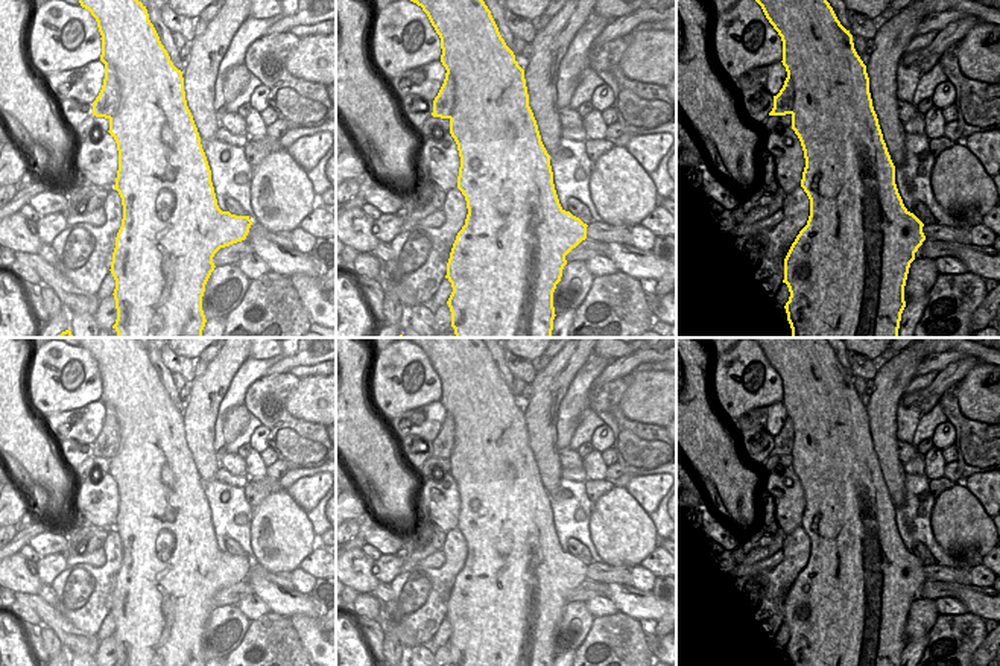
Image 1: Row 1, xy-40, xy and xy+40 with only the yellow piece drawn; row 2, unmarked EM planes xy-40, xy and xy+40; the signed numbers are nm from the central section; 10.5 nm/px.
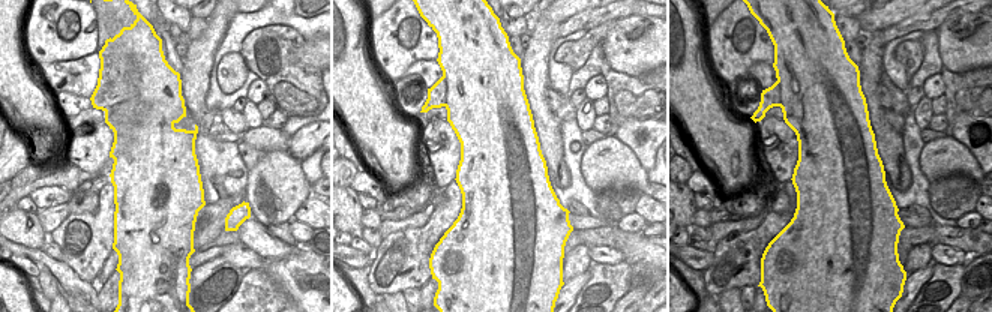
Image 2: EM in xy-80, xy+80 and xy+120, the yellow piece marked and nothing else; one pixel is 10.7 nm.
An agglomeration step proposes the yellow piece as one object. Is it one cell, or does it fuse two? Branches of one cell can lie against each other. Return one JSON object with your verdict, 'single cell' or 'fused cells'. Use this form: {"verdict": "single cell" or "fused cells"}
{"verdict": "fused cells"}

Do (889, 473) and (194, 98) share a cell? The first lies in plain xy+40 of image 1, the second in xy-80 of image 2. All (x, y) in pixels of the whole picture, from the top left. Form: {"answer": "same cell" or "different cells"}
{"answer": "same cell"}

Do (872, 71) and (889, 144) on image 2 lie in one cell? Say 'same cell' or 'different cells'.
same cell

